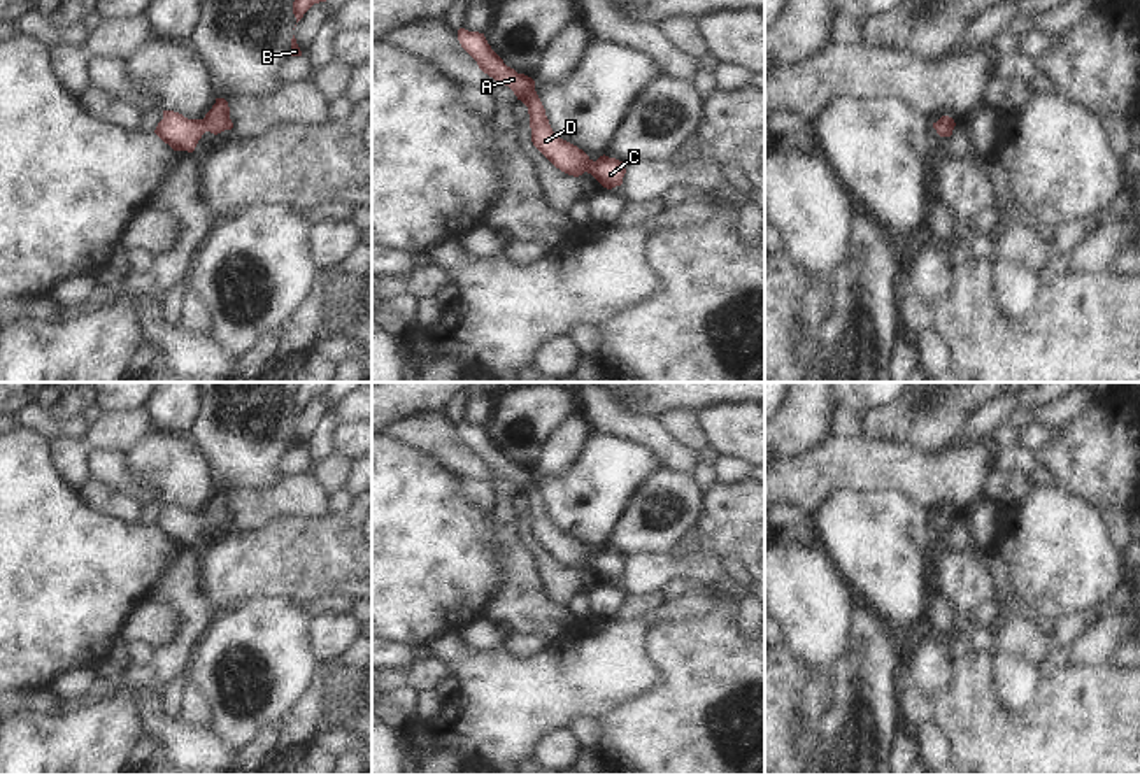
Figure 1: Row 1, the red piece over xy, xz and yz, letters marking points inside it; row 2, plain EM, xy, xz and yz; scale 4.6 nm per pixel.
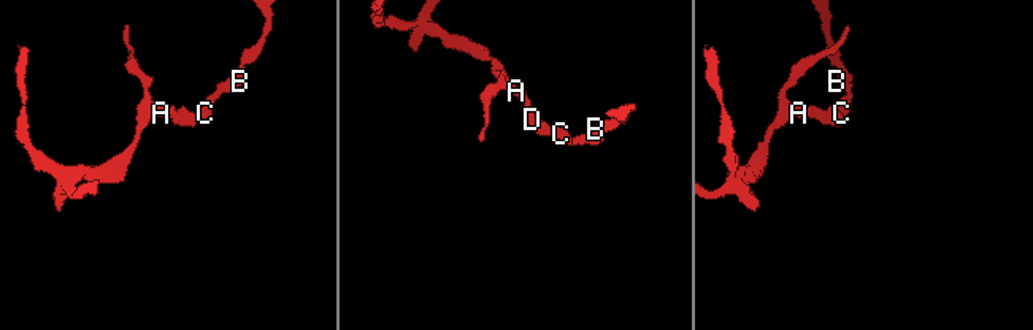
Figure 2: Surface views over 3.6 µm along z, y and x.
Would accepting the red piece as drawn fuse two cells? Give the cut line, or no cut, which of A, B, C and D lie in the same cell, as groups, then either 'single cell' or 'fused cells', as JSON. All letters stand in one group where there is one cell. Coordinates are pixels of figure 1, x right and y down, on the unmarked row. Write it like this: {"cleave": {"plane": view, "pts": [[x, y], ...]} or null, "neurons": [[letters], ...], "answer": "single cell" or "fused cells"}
{"cleave": null, "neurons": [["A", "B", "C", "D"]], "answer": "single cell"}

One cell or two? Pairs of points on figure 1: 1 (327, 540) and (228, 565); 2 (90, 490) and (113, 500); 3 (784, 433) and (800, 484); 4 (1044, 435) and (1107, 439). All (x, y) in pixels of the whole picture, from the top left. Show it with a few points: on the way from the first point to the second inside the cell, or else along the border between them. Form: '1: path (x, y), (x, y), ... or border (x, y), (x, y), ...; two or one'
1: path (302, 558), (283, 558), (253, 565); one
2: path (95, 493), (107, 500); one
3: border (828, 435), (795, 455), (783, 456); two
4: border (1061, 428), (1054, 440), (1033, 451); two

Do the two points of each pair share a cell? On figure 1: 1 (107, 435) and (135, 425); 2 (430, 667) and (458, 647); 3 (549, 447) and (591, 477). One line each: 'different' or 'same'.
1: same
2: different
3: different

